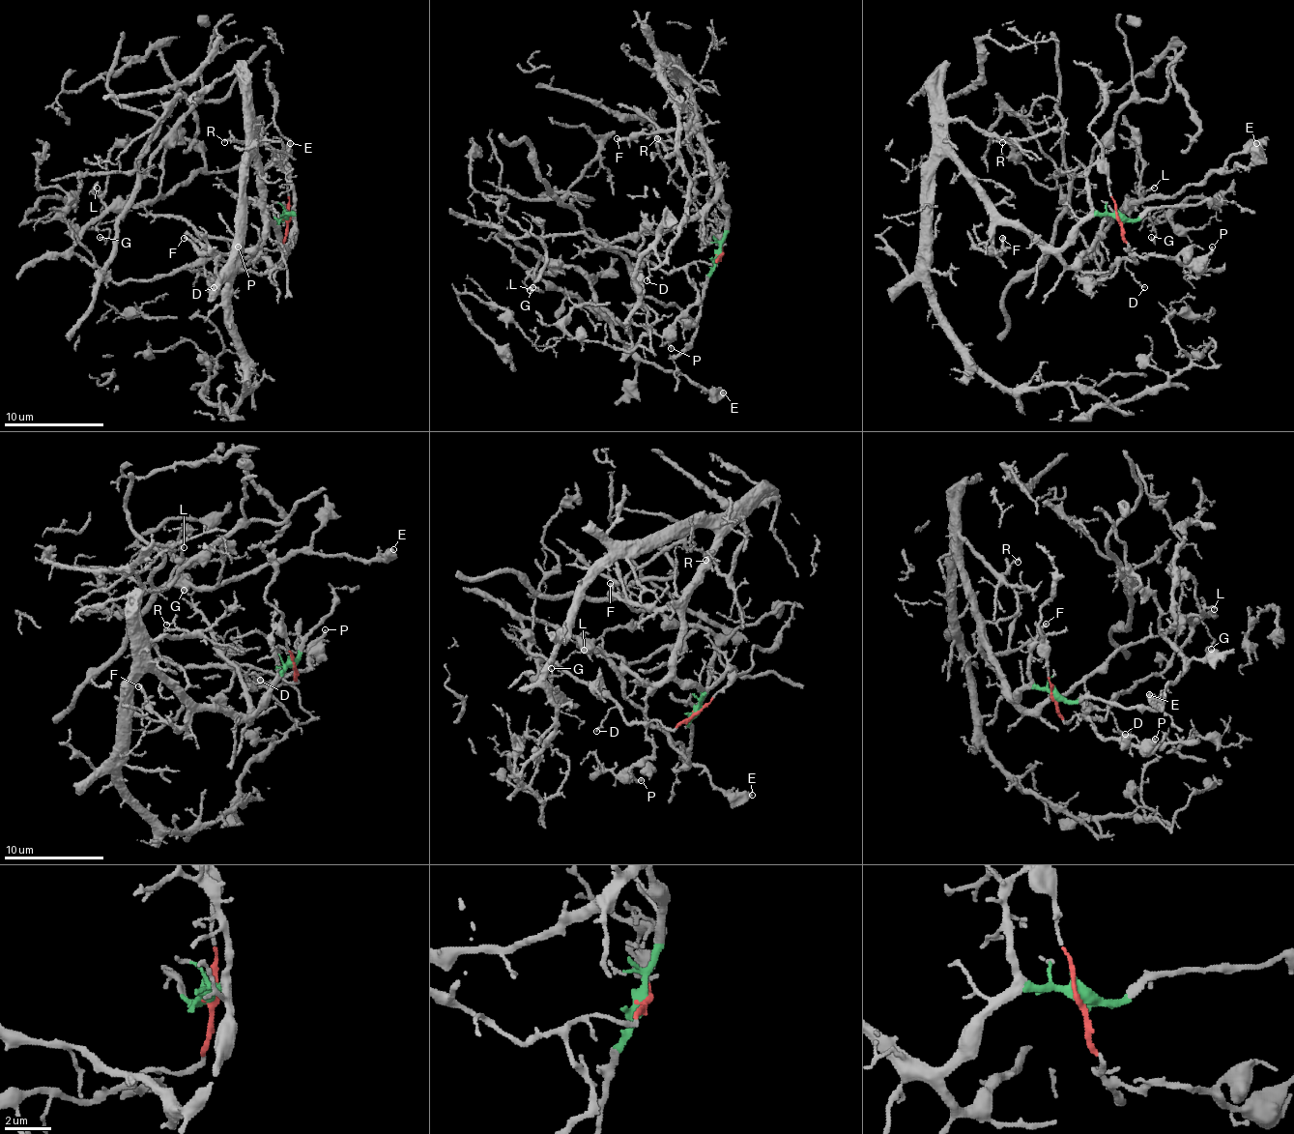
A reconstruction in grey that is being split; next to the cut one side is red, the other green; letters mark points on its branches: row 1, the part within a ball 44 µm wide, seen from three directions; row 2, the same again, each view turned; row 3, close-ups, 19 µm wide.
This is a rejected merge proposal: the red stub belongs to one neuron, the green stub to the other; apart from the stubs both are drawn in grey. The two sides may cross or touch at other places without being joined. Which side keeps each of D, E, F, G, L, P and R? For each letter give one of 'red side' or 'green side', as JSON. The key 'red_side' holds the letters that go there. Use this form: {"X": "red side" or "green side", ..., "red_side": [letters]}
{"D": "red side", "E": "red side", "F": "green side", "G": "red side", "L": "red side", "P": "red side", "R": "green side", "red_side": ["D", "E", "G", "L", "P"]}

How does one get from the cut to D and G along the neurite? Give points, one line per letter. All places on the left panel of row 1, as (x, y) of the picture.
D: (288, 219), (286, 240), (278, 247), (258, 249), (234, 262), (218, 262), (214, 287)
G: (288, 219), (278, 247), (149, 279), (111, 282), (76, 252), (100, 202), (108, 232), (99, 237)

